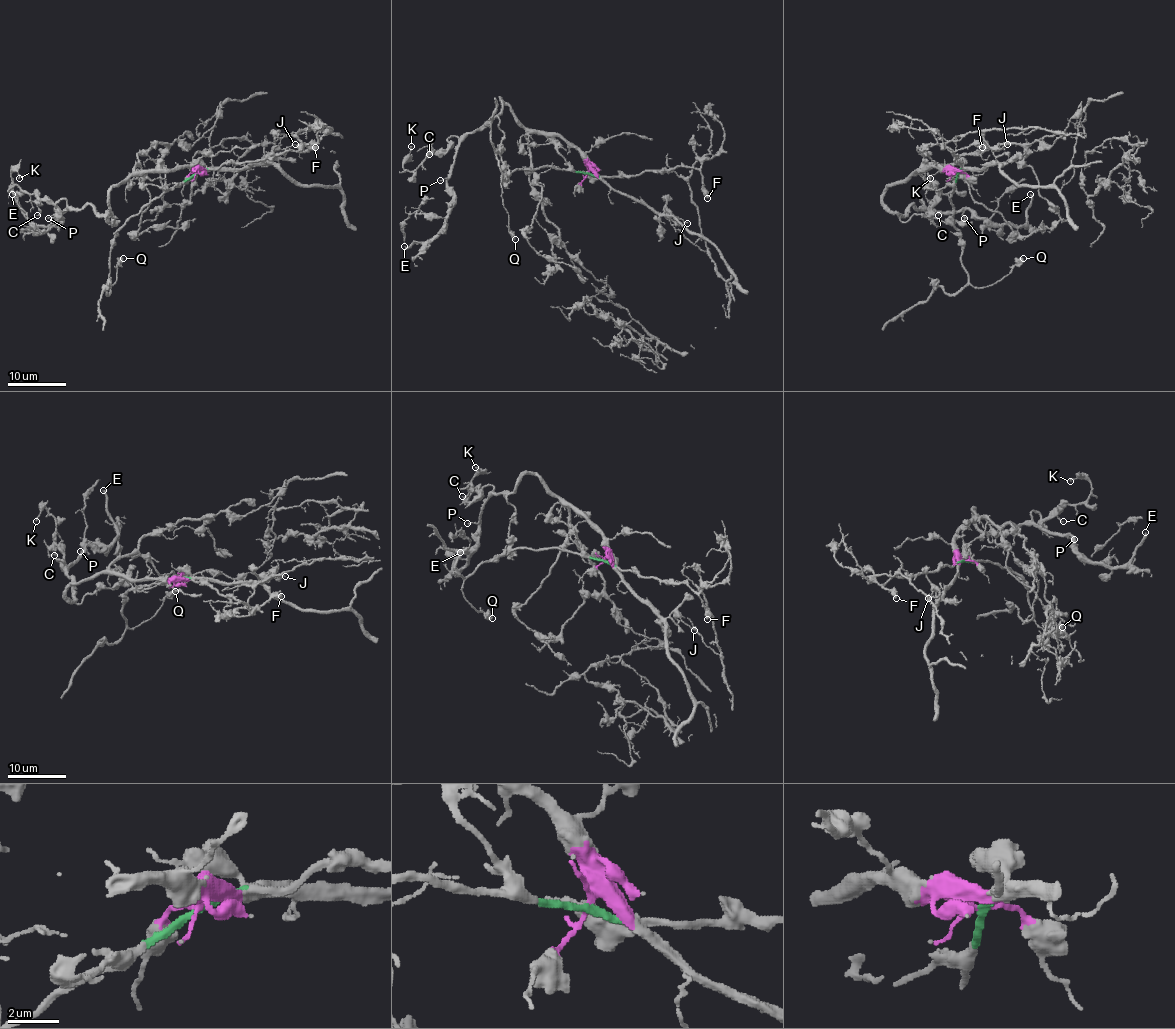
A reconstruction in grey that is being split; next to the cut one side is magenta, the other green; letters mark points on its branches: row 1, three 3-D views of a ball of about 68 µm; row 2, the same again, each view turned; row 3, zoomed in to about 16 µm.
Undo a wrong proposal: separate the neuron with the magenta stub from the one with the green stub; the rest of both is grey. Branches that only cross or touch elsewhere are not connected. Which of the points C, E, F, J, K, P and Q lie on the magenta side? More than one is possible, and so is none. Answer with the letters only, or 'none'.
C, E, J, K, P

